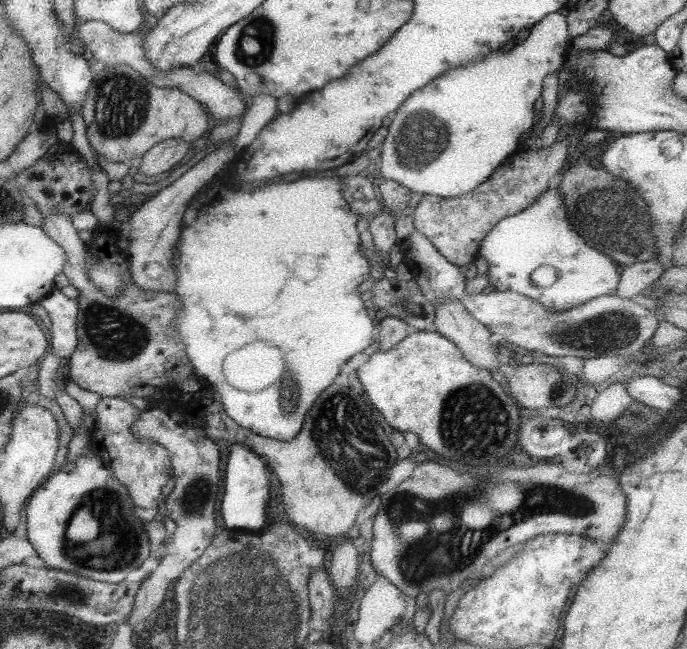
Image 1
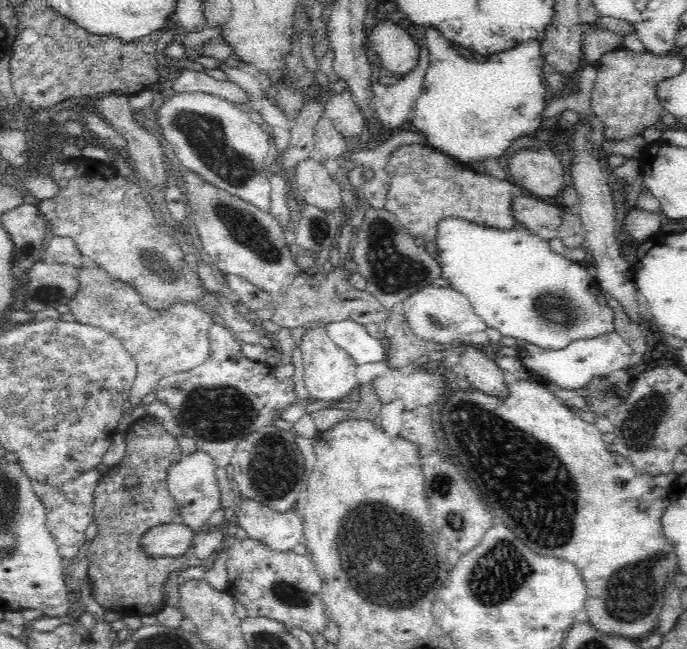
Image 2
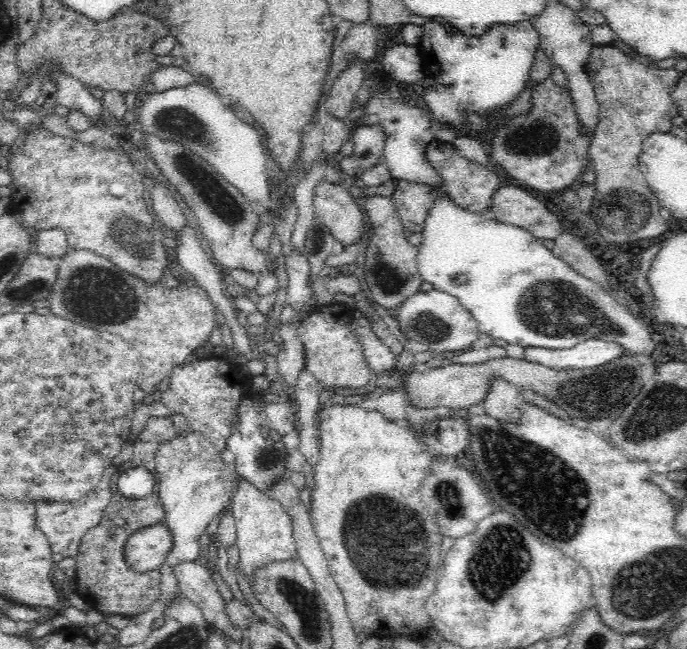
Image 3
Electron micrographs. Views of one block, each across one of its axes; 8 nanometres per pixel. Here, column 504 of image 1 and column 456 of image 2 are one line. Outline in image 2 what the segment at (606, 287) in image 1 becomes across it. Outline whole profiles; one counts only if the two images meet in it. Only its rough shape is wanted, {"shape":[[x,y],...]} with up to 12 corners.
{"shape":[[442,218],[440,277],[502,337],[557,351],[616,333],[586,263]]}

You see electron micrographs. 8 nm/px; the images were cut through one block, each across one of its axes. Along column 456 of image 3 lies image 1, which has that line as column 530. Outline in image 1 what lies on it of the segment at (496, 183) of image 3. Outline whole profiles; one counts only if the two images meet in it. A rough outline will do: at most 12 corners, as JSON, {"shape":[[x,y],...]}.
{"shape":[[567,139],[515,150],[472,192],[423,195],[420,232],[449,264],[557,180]]}

